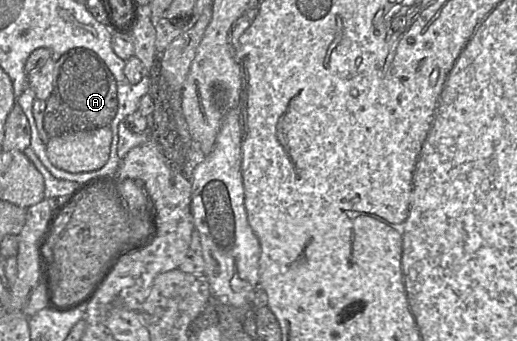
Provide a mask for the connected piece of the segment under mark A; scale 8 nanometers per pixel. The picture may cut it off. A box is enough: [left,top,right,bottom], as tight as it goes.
[43,48,118,137]

